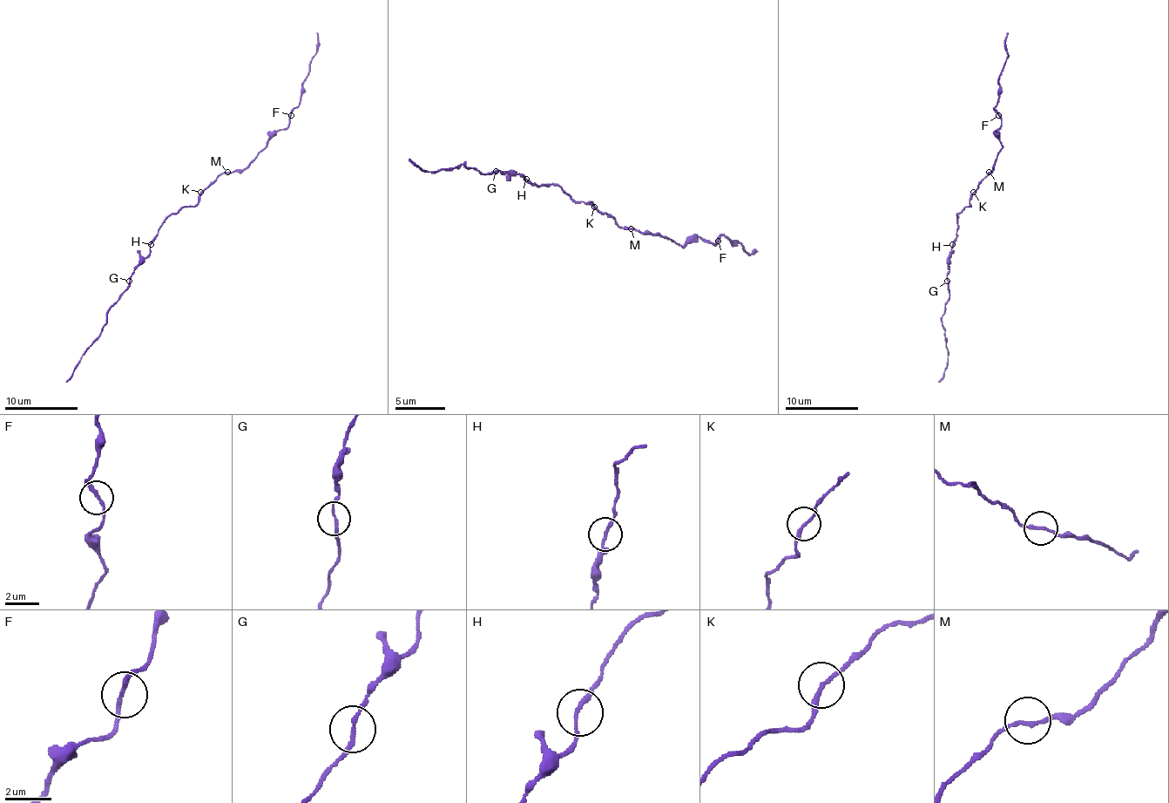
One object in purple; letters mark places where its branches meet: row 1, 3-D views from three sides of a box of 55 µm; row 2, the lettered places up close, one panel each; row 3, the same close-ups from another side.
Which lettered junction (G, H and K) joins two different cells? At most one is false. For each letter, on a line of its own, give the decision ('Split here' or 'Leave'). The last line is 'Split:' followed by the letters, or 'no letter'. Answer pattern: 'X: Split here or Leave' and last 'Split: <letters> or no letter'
G: Leave
H: Leave
K: Leave
Split: no letter

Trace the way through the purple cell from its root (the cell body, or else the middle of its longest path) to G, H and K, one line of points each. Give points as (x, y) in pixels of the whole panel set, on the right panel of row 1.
G: (969, 202), (970, 204), (958, 214), (956, 239), (950, 246), (947, 281)
H: (969, 202), (970, 204), (958, 214), (956, 239), (952, 244)
K: (969, 202), (972, 192)

